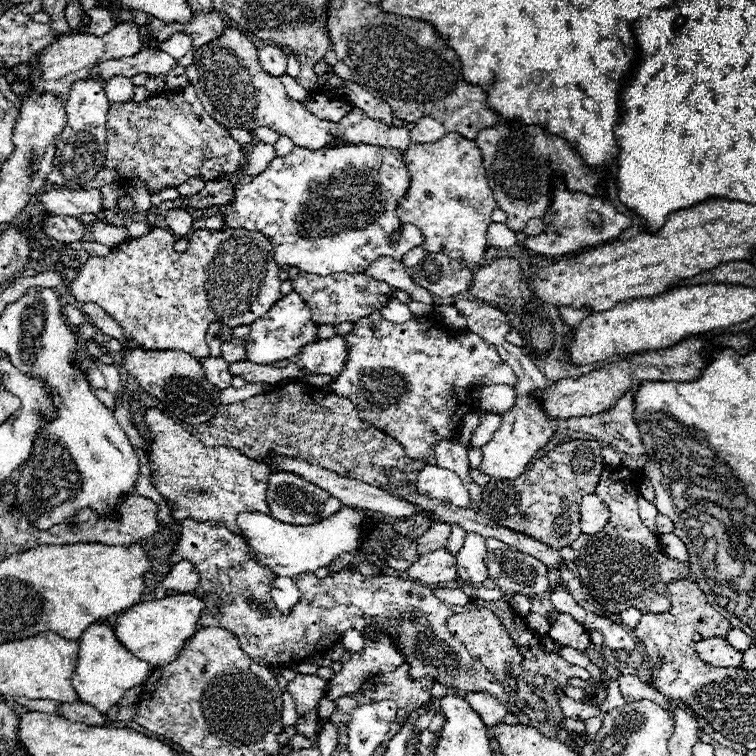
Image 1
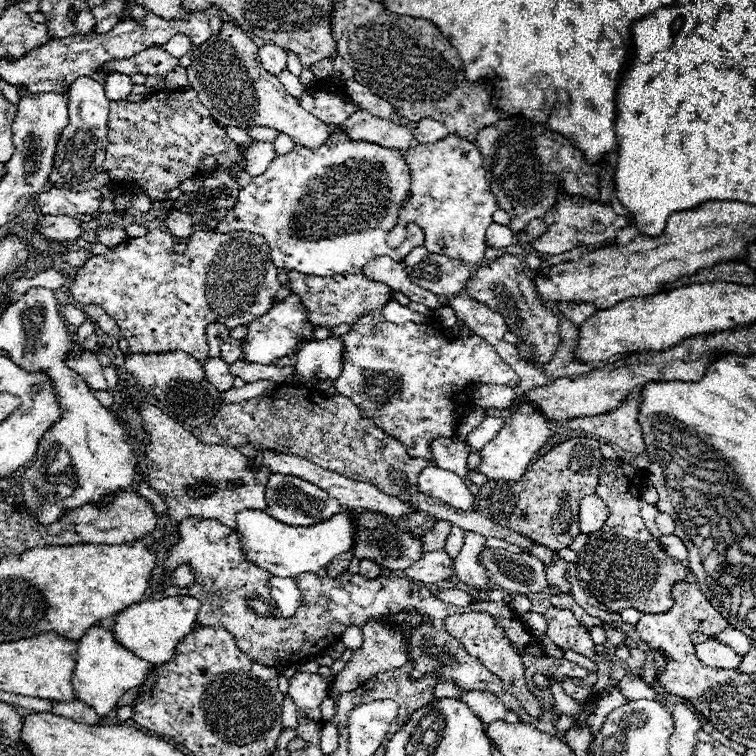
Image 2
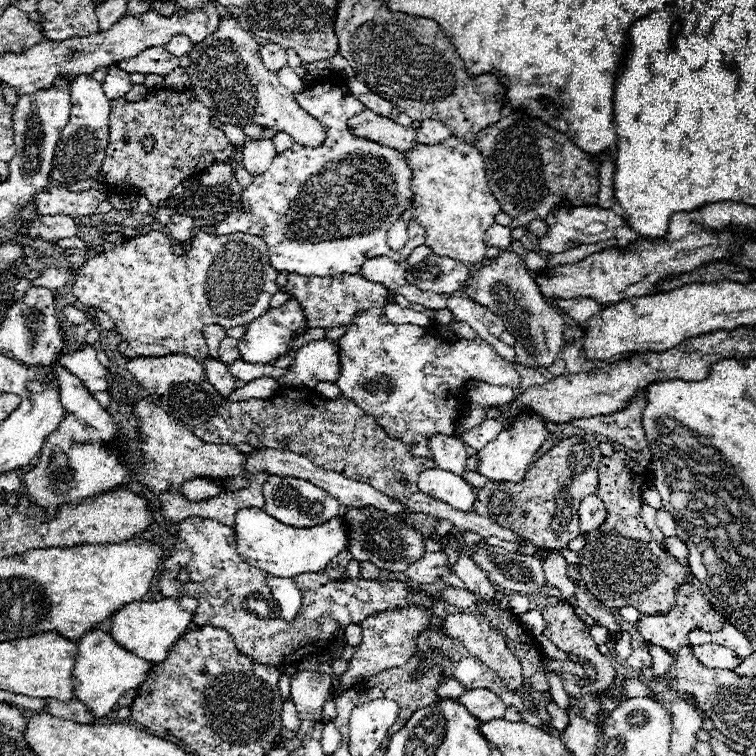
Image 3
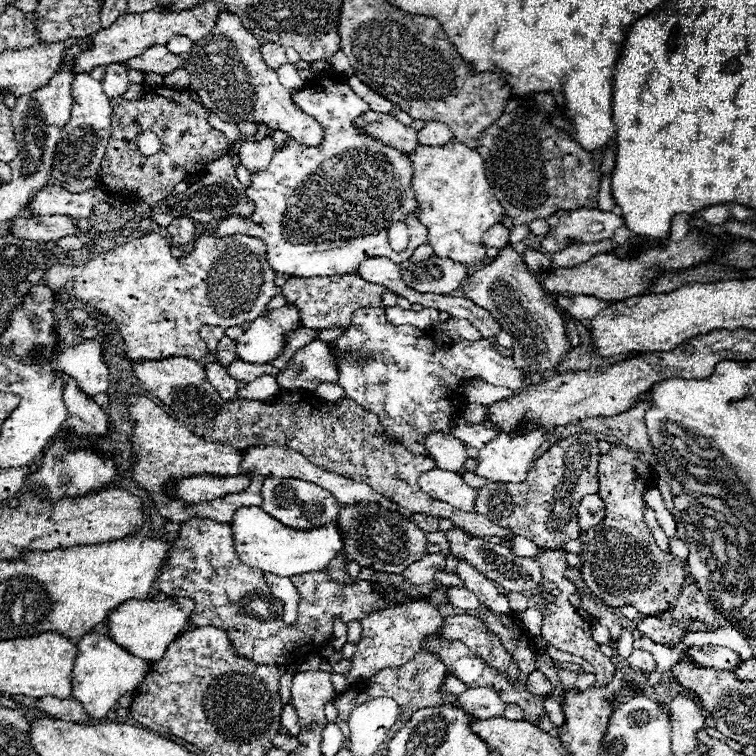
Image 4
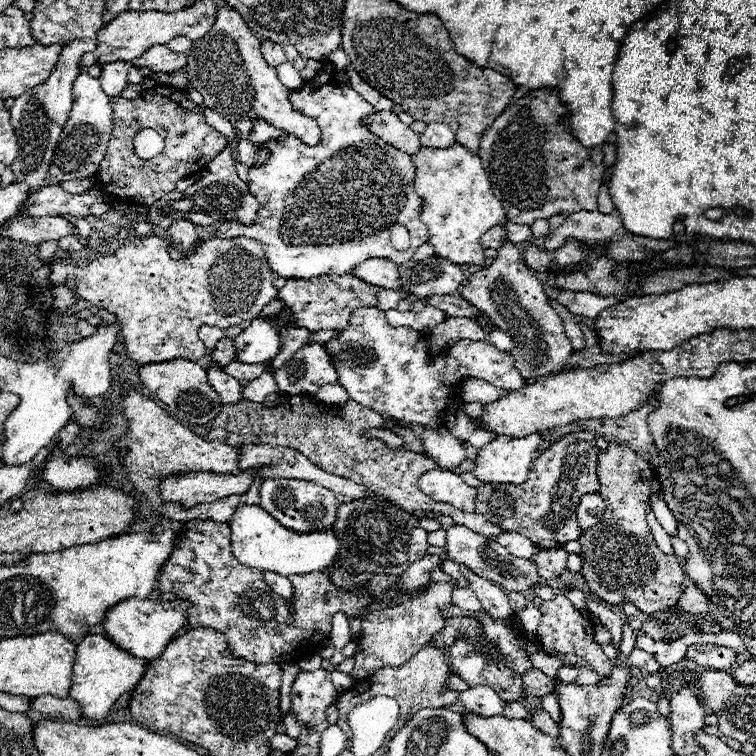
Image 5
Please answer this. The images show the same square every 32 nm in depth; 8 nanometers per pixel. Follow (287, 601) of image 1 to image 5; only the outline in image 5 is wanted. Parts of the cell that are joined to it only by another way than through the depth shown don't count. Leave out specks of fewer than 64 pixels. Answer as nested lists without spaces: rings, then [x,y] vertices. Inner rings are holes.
[[[264,572],[264,580],[284,600],[290,600],[294,596],[294,586],[290,584],[290,580],[286,576],[278,576],[274,572]]]

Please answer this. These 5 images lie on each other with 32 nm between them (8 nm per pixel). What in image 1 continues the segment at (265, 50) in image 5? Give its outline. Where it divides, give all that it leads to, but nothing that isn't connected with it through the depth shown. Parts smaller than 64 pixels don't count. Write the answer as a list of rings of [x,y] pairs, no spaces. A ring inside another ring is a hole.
[[[264,46],[258,50],[258,58],[260,64],[266,72],[270,72],[270,76],[284,76],[286,74],[286,58],[284,54],[276,48],[276,46]]]

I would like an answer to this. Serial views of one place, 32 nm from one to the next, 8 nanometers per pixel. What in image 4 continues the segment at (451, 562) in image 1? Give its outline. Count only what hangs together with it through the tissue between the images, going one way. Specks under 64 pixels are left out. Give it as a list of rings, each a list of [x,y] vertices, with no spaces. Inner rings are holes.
[[[426,554],[422,560],[410,564],[406,568],[404,578],[410,584],[428,584],[434,580],[436,572],[446,572],[446,556],[444,554]]]

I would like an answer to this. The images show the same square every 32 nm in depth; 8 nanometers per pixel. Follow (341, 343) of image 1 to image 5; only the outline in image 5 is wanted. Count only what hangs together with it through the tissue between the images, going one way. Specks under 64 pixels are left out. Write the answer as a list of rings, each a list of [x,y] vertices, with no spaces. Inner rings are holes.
[[[324,344],[302,346],[284,368],[274,372],[280,394],[316,394],[322,384],[336,384],[338,372],[326,354]]]

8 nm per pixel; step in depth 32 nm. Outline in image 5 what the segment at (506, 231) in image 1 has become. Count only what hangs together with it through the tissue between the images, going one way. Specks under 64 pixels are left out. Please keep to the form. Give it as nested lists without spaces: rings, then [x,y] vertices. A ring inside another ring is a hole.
[[[494,226],[494,228],[490,228],[484,236],[482,236],[482,240],[480,240],[480,244],[484,246],[484,248],[500,248],[502,244],[504,244],[504,240],[508,238],[508,232],[506,232],[506,228],[504,226]]]

